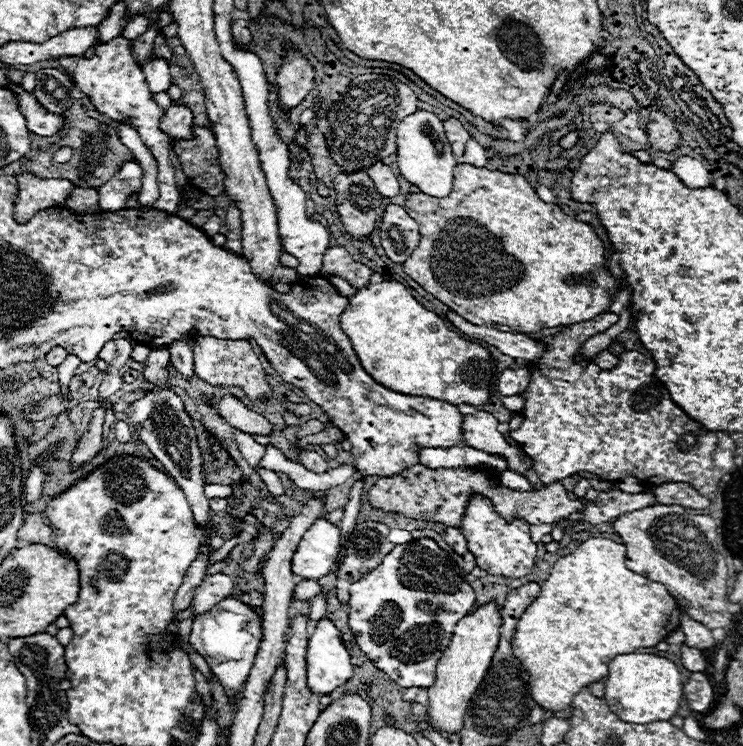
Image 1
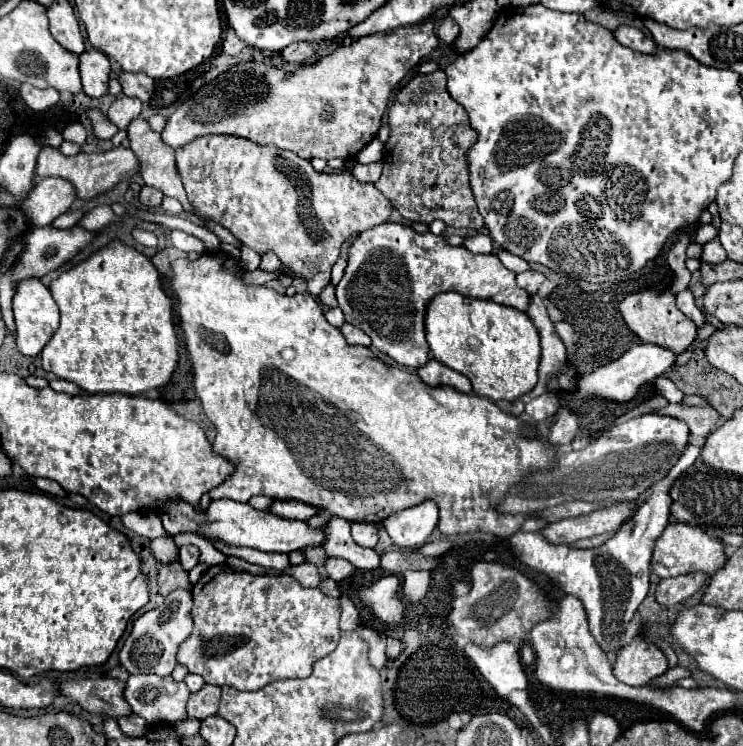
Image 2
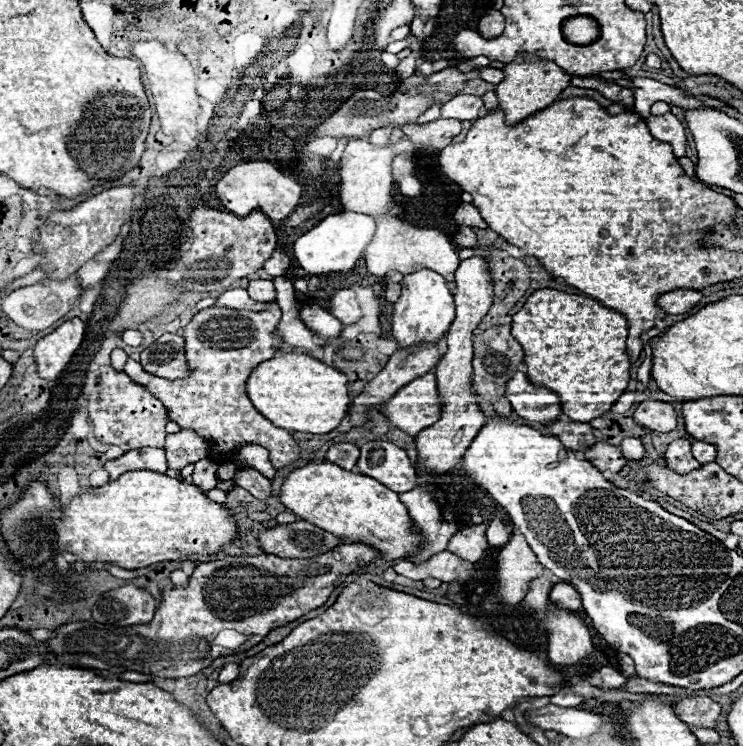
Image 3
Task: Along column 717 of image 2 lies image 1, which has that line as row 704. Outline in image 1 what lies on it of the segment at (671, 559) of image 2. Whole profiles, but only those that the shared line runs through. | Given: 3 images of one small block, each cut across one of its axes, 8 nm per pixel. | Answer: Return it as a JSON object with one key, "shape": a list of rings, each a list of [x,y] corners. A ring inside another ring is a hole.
{"shape":[[[606,538],[586,540],[576,552],[560,558],[554,564],[548,580],[542,584],[540,596],[520,616],[512,640],[512,652],[530,676],[530,694],[534,702],[544,710],[560,712],[568,708],[580,690],[608,674],[608,662],[616,654],[656,646],[674,628],[678,628],[680,608],[670,592],[662,584],[650,582],[636,572],[630,572],[624,560],[624,544],[616,544]]]}

